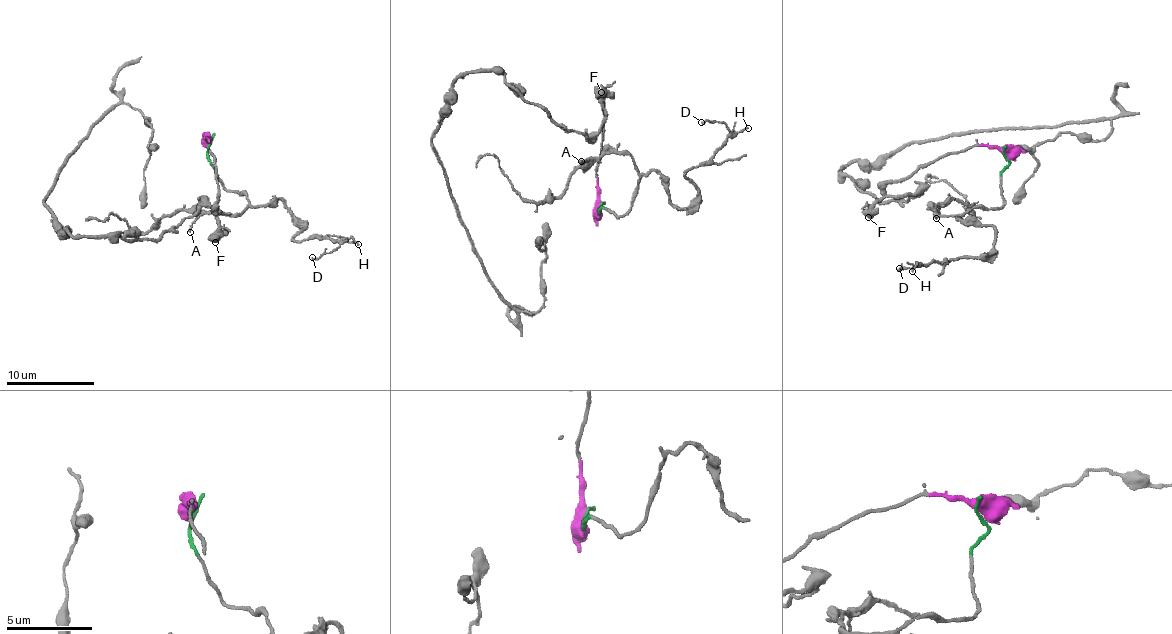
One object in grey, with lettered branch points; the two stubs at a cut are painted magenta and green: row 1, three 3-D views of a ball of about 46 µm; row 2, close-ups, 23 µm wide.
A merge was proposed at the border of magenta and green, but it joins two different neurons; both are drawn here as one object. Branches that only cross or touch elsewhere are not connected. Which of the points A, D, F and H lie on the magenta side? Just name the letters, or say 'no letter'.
F

